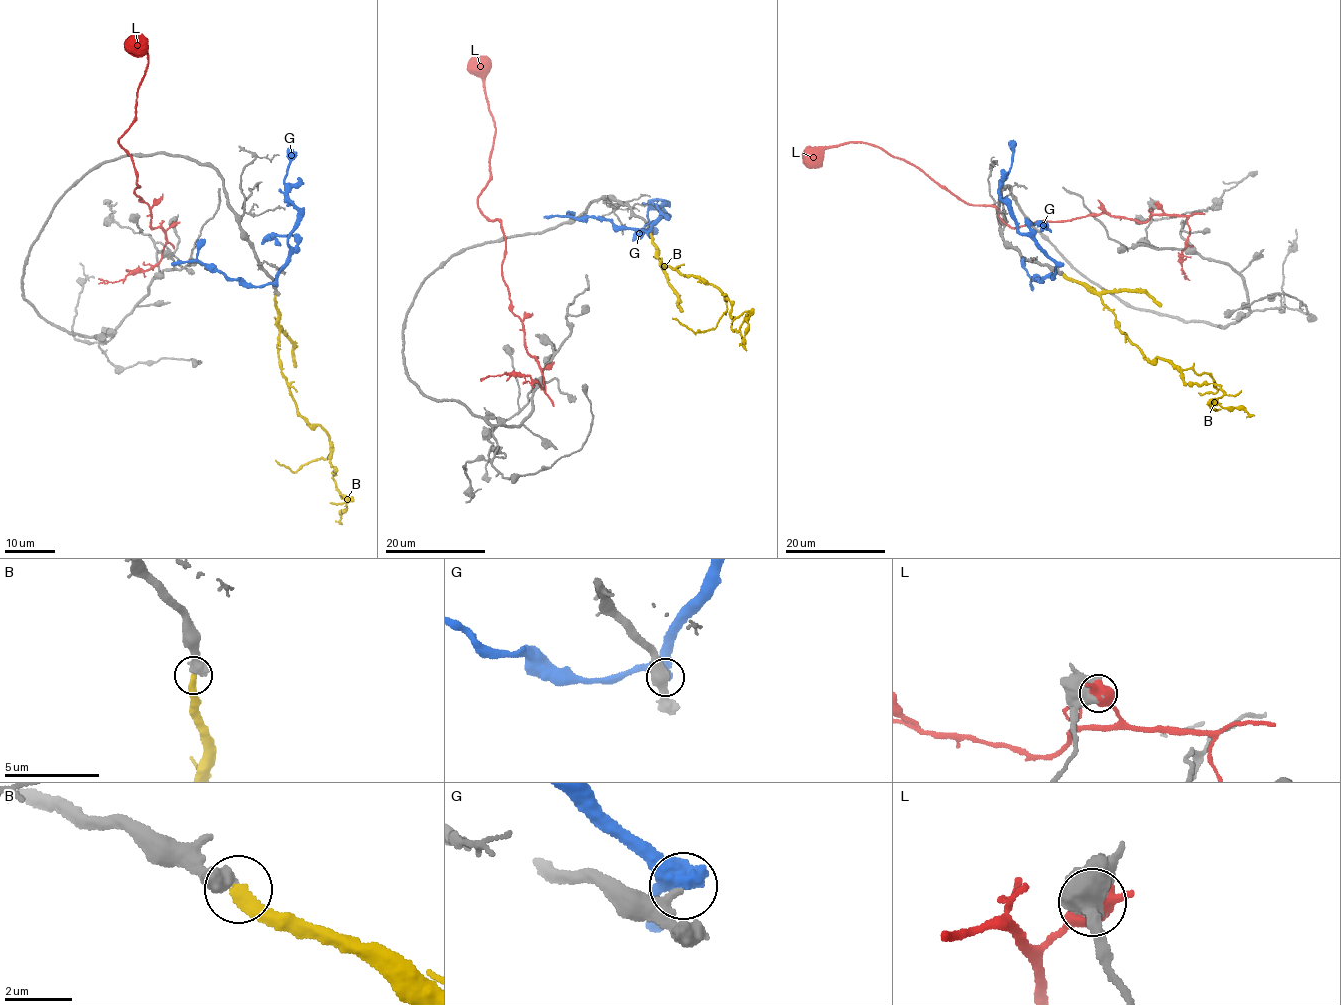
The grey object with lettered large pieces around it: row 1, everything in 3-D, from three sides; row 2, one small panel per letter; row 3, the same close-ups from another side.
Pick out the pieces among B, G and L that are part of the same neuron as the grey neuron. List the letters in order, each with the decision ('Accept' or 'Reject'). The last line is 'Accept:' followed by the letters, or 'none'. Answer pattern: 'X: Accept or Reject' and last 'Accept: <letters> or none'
B: Accept
G: Reject
L: Reject
Accept: B

